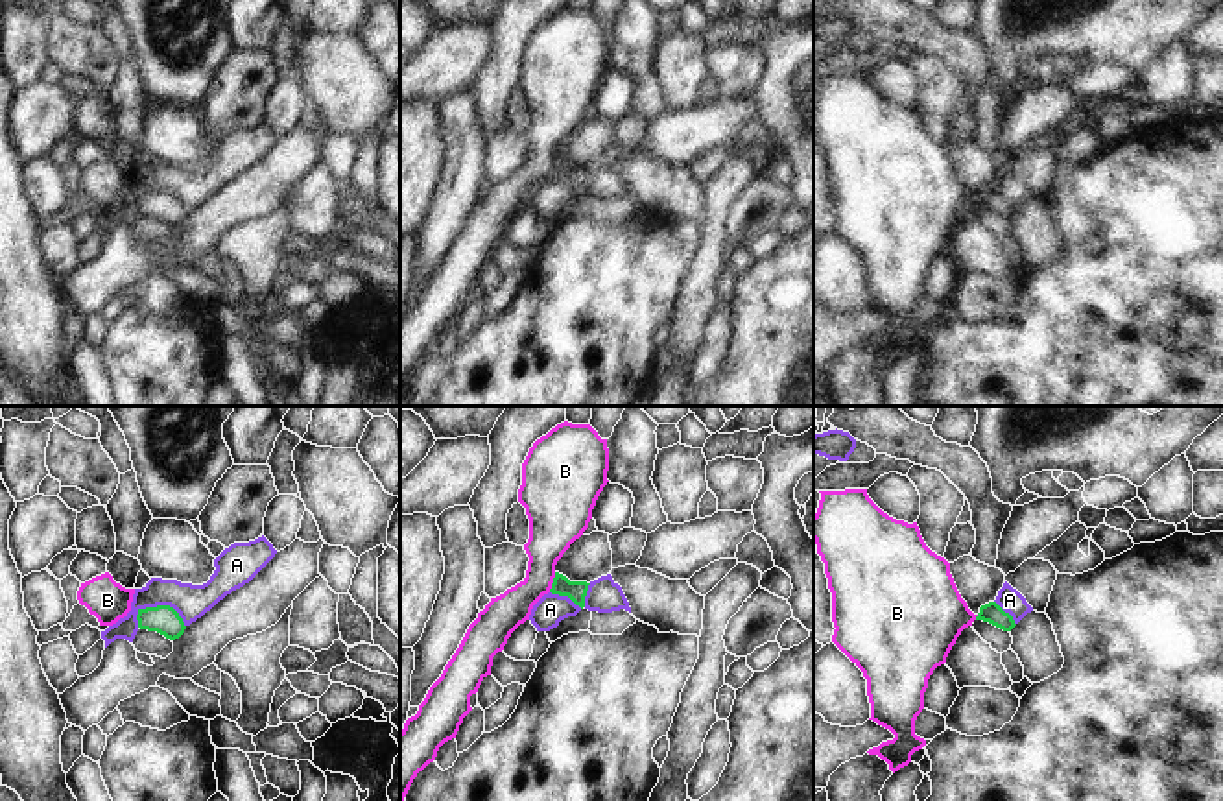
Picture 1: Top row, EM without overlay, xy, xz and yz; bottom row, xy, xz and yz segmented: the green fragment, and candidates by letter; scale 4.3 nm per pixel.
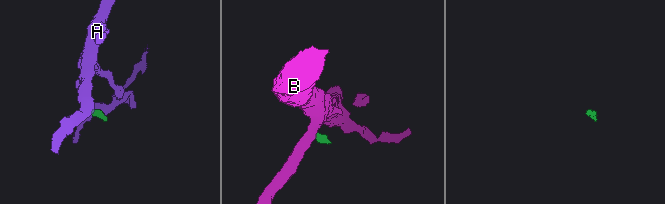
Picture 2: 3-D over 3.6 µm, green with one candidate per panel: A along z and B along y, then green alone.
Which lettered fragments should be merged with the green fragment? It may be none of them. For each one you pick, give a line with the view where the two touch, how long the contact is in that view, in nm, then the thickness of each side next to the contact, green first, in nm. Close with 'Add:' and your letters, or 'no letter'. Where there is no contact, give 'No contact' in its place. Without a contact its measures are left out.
B: Touches green in xz. Shared border 90 nm. Thickness 90 nm (green) against 220 nm
Add: B

